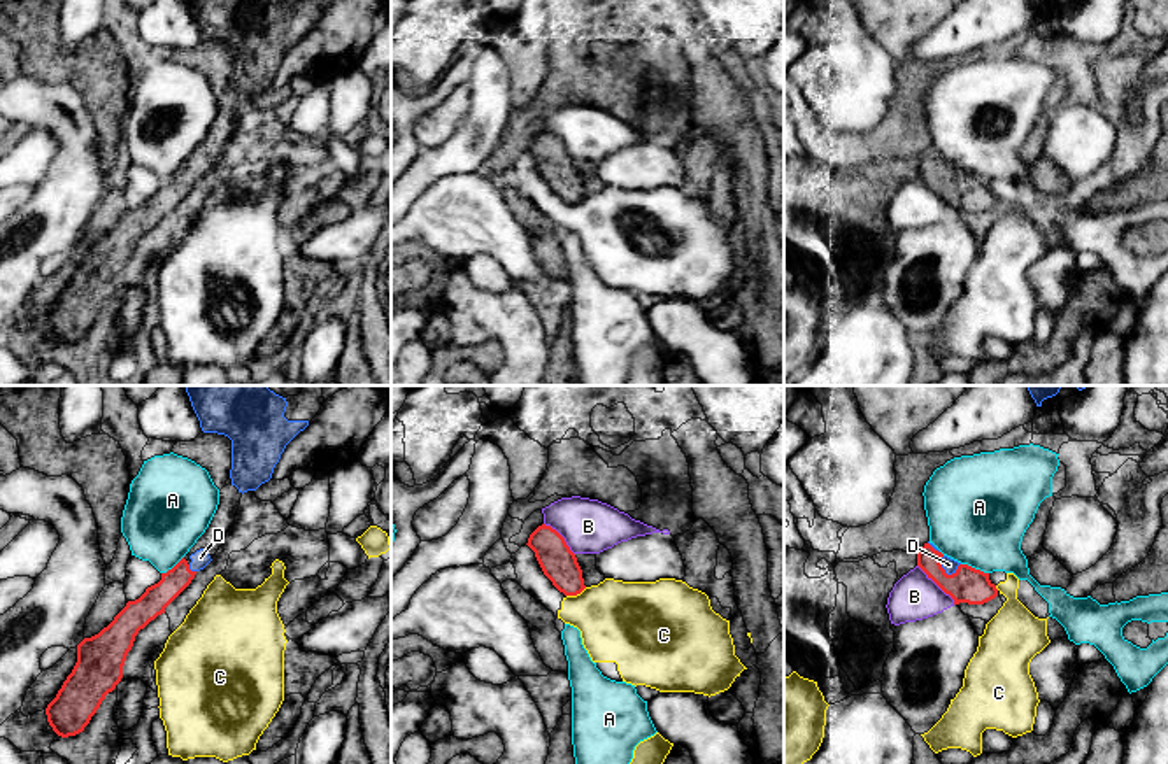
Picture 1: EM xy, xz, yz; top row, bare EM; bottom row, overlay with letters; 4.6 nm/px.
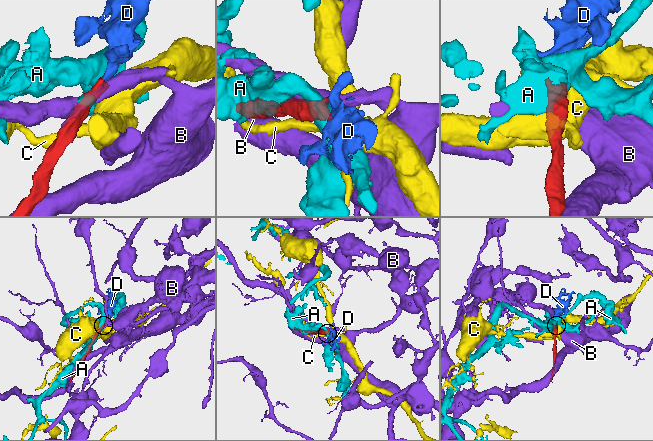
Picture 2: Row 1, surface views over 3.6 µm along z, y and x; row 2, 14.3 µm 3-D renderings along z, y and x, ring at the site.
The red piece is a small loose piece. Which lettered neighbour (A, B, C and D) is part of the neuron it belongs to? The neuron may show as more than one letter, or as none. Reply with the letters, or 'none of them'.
D

